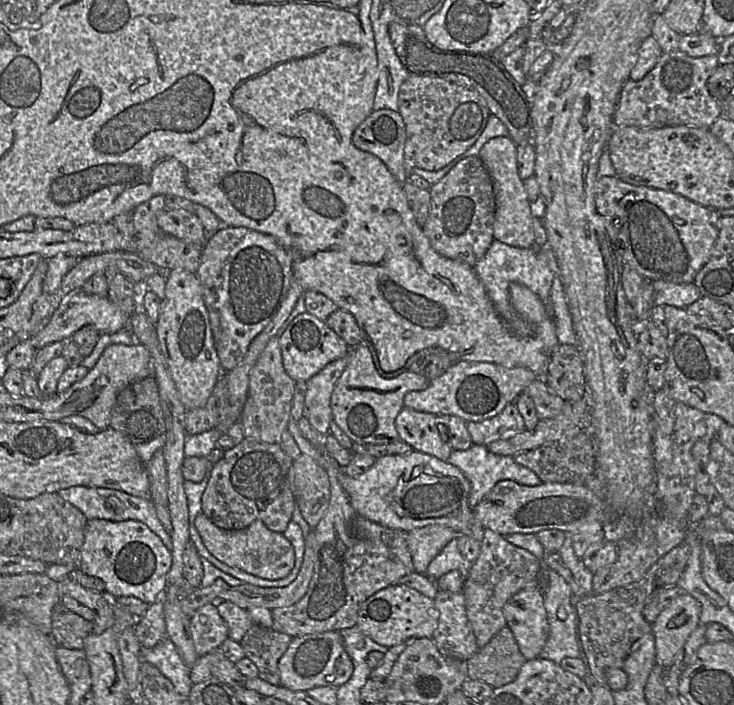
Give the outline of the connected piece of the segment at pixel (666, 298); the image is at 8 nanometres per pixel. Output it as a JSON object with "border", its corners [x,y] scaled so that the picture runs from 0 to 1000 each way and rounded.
{"border":[[[890,399],[892,411],[891,434],[917,433],[936,437],[956,418],[944,401],[917,401],[909,399]]]}

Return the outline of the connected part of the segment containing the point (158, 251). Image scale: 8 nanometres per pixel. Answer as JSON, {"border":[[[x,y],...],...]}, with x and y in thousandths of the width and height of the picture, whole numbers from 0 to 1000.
{"border":[[[213,277],[174,301],[177,309],[181,311],[184,333],[188,339],[185,360],[210,373],[219,383],[251,383],[266,389],[272,376],[275,352],[223,329],[214,312],[214,301],[222,296],[225,296],[225,279]]]}

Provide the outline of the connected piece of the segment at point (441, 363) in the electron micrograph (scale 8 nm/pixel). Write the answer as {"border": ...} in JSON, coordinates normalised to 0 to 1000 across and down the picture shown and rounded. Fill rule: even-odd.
{"border":[[[586,492],[564,502],[553,515],[554,526],[589,539],[602,532],[614,518],[610,501],[598,492]]]}

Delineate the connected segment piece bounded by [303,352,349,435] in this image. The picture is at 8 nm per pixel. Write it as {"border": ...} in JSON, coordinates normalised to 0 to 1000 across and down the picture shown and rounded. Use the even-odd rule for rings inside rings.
{"border":[[[475,499],[447,518],[417,540],[416,579],[413,591],[437,616],[448,616],[454,597],[451,560],[455,549],[475,513]]]}

